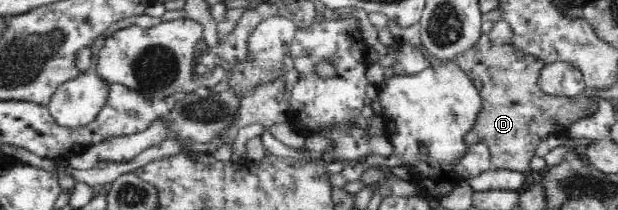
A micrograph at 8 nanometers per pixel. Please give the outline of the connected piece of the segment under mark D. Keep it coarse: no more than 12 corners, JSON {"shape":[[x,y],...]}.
{"shape":[[483,32],[454,61],[482,98],[467,147],[530,171],[537,145],[592,117],[585,94],[538,85],[546,65]]}

